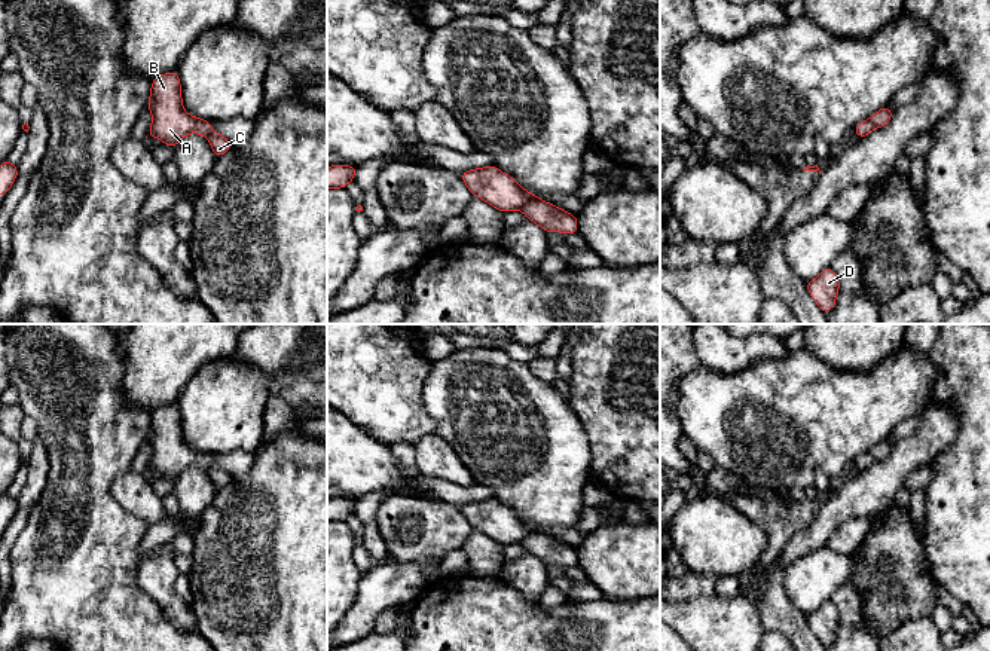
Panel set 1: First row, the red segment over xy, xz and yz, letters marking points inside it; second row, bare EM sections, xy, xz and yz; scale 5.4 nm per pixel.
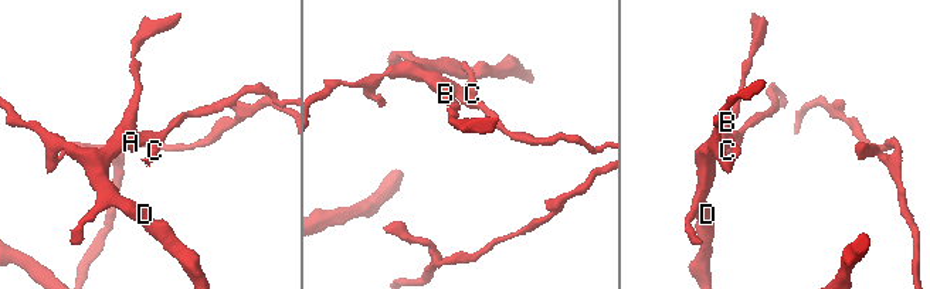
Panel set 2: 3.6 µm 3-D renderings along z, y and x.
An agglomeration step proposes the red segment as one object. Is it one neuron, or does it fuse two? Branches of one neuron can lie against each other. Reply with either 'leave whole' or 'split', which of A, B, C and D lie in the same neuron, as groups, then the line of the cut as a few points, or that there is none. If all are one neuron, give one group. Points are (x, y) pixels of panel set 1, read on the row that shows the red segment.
split; A B D / C; cut in xz along (541, 199), (525, 202), (519, 208)

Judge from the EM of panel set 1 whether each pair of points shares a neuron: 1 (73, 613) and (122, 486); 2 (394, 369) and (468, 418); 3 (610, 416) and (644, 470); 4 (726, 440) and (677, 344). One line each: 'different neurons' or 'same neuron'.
1: different neurons
2: different neurons
3: same neuron
4: different neurons

